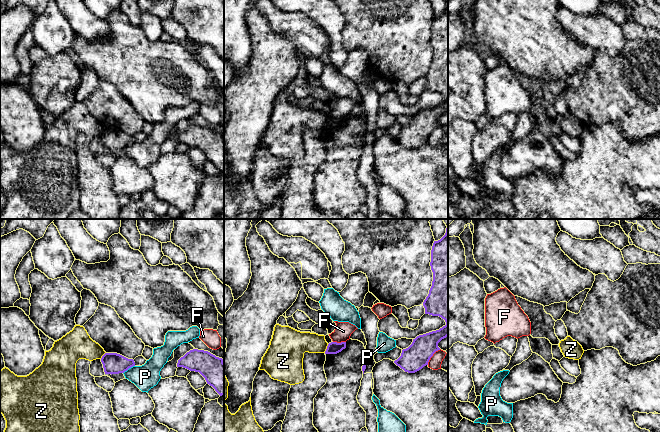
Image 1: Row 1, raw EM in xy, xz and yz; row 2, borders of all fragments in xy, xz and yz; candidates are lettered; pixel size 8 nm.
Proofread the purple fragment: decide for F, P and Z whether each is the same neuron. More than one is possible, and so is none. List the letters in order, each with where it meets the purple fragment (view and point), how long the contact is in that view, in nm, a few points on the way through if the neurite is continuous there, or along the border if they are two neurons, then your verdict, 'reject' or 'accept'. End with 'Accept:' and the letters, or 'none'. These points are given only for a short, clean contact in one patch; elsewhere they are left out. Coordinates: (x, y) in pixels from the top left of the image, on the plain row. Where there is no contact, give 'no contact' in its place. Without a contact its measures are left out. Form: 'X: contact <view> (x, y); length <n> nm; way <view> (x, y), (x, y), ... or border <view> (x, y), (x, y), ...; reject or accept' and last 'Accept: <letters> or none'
F: contact xz (339, 119); length 100 nm; reject
P: contact xy (128, 144); length 120 nm; reject
Z: contact xz (327, 124); length 80 nm; border xz (328, 120), (324, 128); reject
Accept: none

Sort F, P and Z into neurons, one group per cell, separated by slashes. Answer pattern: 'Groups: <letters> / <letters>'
Groups: F / P / Z

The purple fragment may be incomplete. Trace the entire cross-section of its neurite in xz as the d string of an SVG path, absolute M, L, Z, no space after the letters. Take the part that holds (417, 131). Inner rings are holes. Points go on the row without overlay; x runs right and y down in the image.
M448 2L445 11L433 19L430 42L433 57L423 78L425 90L441 93L446 101L417 112L408 124L402 126L394 139L408 149L415 149L428 141L433 130L440 126L438 119L448 112Z

